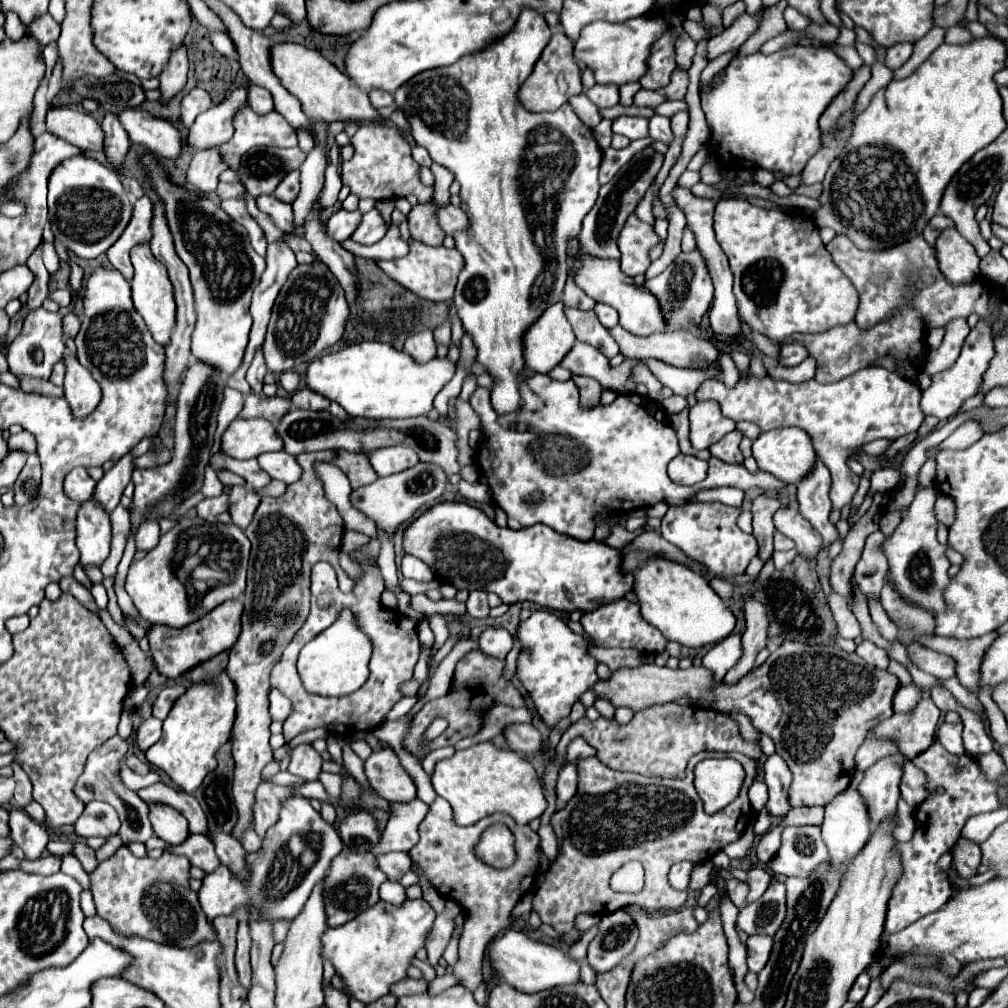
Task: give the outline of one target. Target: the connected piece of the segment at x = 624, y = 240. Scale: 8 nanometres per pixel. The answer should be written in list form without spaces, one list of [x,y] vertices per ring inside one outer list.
[[[630,214],[624,228],[620,230],[620,266],[630,278],[644,274],[648,268],[648,250],[660,242],[654,226],[642,222],[636,214]]]

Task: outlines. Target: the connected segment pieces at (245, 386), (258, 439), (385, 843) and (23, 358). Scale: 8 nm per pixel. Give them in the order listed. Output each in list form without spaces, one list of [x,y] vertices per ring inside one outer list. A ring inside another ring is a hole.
[[[276,242],[276,244],[270,244],[270,246],[268,246],[268,252],[266,252],[266,270],[264,270],[264,274],[262,274],[260,284],[258,284],[256,290],[254,290],[252,304],[250,304],[250,314],[252,314],[252,318],[254,318],[254,324],[252,324],[252,330],[250,330],[249,333],[246,354],[244,354],[244,360],[242,360],[240,370],[236,370],[236,372],[228,378],[228,386],[234,388],[234,390],[238,390],[238,392],[241,392],[242,394],[248,394],[251,392],[250,385],[245,379],[248,366],[250,366],[252,358],[256,356],[256,350],[264,344],[264,334],[266,334],[266,324],[268,324],[268,320],[270,320],[270,310],[272,310],[272,306],[274,306],[274,300],[276,300],[280,288],[284,286],[288,274],[290,274],[294,268],[296,268],[296,256],[294,256],[294,252],[292,252],[286,244]]]
[[[236,418],[222,434],[220,452],[236,460],[258,458],[260,454],[272,450],[282,450],[282,440],[278,438],[274,426],[262,418],[256,420]]]
[[[412,800],[408,804],[392,802],[392,816],[382,832],[382,840],[372,848],[374,856],[390,852],[410,852],[418,842],[418,824],[422,822],[428,806],[422,800]]]
[[[36,308],[26,314],[22,332],[12,340],[8,348],[8,364],[12,374],[28,374],[36,378],[46,378],[52,372],[52,366],[60,362],[64,354],[64,332],[62,332],[62,318],[58,312],[48,312],[44,308]]]

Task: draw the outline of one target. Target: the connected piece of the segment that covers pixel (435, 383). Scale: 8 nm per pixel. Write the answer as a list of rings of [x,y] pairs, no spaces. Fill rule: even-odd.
[[[360,342],[346,346],[344,350],[338,350],[334,354],[326,354],[322,358],[316,358],[306,368],[306,384],[310,390],[316,390],[316,394],[324,394],[330,402],[340,404],[348,416],[356,418],[372,418],[372,420],[384,420],[384,418],[414,418],[424,416],[432,410],[434,396],[442,390],[442,386],[454,376],[456,366],[448,358],[434,358],[426,364],[416,364],[406,352],[398,352],[392,346],[386,346],[382,342]]]

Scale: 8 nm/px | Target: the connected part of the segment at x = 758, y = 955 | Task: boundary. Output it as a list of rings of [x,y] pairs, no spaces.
[[[756,934],[748,938],[746,946],[748,946],[748,970],[758,974],[768,962],[768,956],[772,950],[772,938]]]

